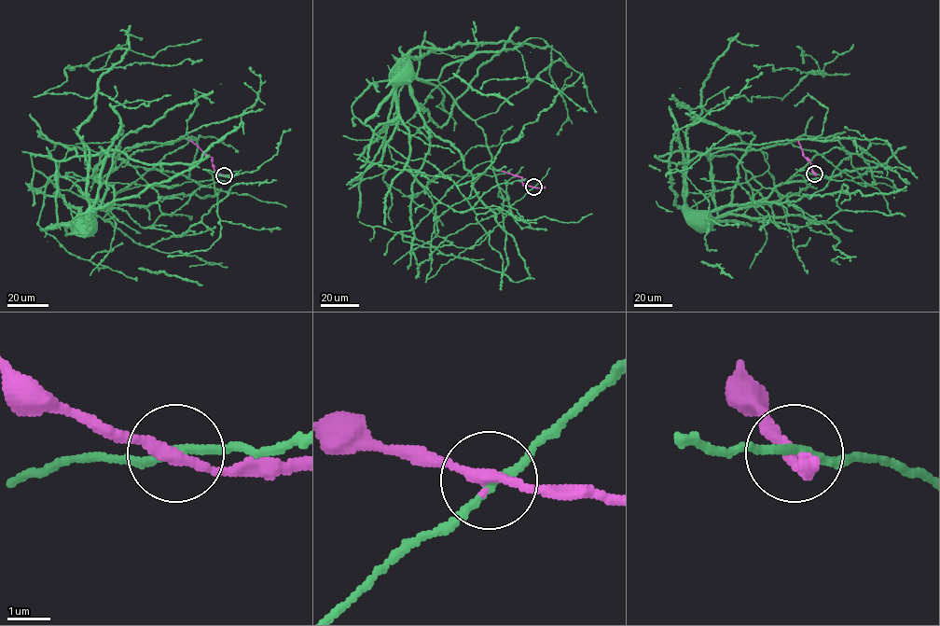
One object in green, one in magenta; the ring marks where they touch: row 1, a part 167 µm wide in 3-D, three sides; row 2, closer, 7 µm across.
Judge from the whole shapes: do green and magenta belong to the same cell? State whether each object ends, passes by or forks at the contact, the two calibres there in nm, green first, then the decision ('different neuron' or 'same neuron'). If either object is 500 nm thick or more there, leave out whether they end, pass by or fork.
green passes by; magenta passes by; 180 nm thick on the green side, 260 nm on the other; same neuron

